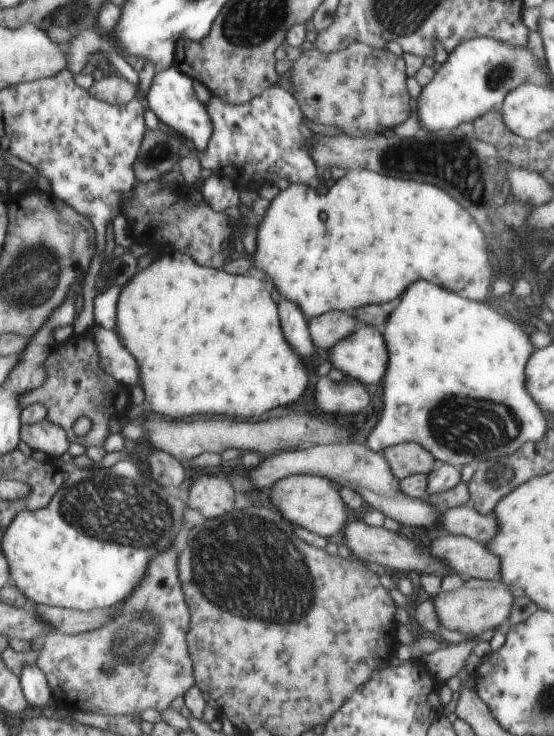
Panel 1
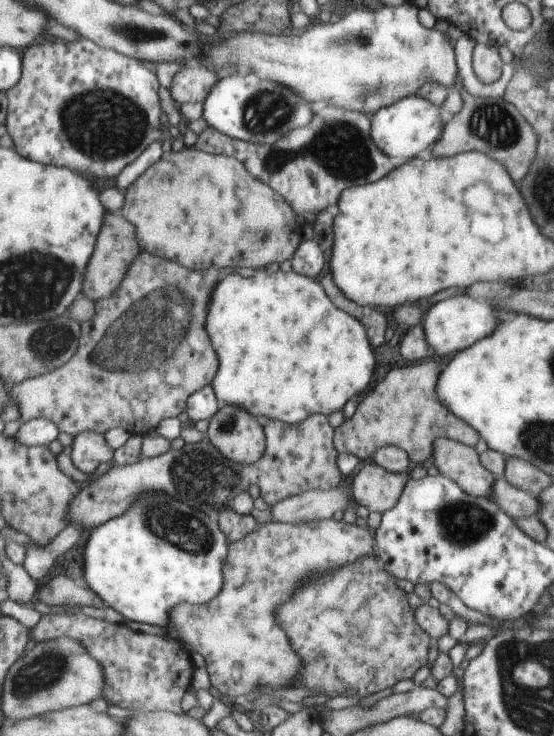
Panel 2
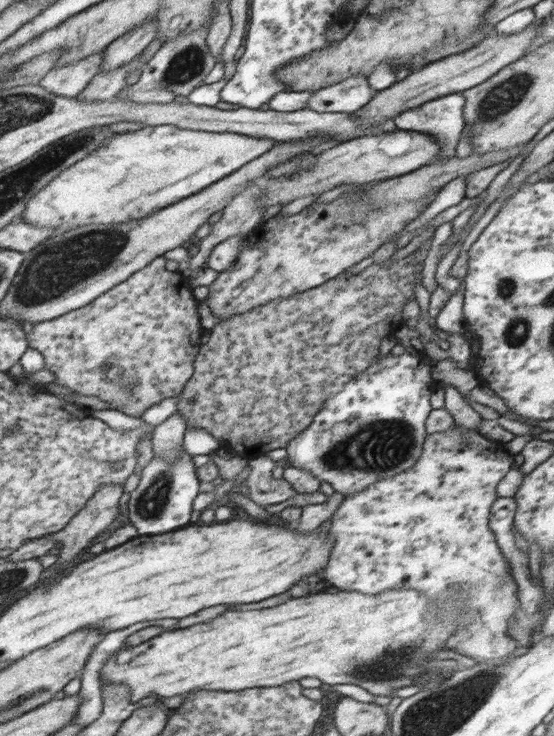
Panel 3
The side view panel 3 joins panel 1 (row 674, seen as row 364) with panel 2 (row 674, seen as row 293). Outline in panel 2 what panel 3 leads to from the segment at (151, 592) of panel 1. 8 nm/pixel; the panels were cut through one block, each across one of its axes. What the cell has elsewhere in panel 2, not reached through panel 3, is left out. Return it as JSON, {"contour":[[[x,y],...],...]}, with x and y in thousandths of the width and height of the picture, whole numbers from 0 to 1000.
{"contour":[[[148,833],[78,836],[56,857],[65,874],[116,864],[144,870],[161,889],[184,901],[191,921],[186,947],[202,958],[213,957],[244,967],[330,967],[327,952],[345,935],[352,906],[343,887],[325,871],[247,859],[224,848],[204,849],[191,842],[162,840]]]}

